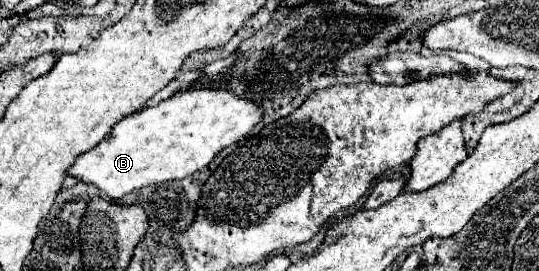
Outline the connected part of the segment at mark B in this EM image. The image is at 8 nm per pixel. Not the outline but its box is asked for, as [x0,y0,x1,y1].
[67,91,261,201]

